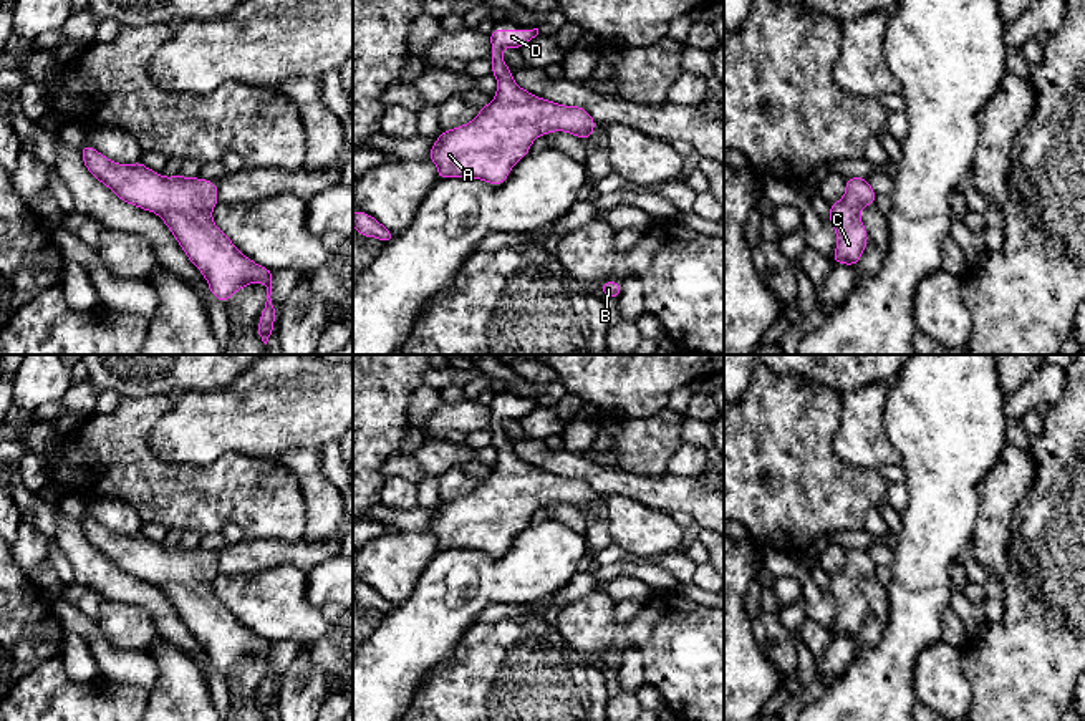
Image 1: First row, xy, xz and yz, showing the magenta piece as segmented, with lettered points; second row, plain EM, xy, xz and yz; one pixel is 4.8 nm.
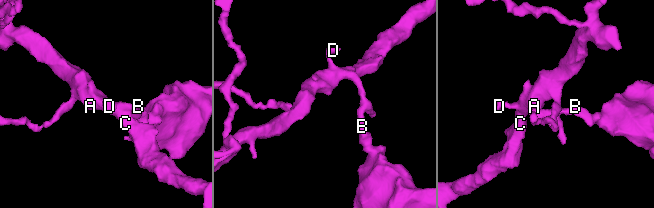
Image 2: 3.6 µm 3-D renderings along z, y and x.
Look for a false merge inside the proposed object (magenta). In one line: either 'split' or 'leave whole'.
leave whole

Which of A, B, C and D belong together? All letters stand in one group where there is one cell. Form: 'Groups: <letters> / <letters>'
Groups: A B C D

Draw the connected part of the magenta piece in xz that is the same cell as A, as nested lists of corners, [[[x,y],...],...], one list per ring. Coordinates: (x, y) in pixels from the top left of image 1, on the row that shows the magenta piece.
[[[492,30],[489,33],[492,51],[490,73],[497,78],[497,93],[494,99],[482,106],[479,114],[459,128],[442,131],[429,151],[429,159],[437,166],[437,177],[470,177],[482,179],[489,184],[500,186],[507,181],[510,169],[528,154],[532,143],[553,131],[570,133],[580,139],[586,139],[595,133],[596,121],[581,106],[565,106],[532,94],[520,88],[512,70],[505,65],[502,51],[507,46],[520,50],[527,41],[538,35],[533,30]]]

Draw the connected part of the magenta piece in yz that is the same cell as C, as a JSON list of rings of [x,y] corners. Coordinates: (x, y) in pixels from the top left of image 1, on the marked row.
[[[858,176],[845,181],[845,196],[830,204],[830,217],[837,232],[833,264],[858,265],[868,244],[868,232],[860,219],[863,207],[875,204],[876,192],[871,184]]]

